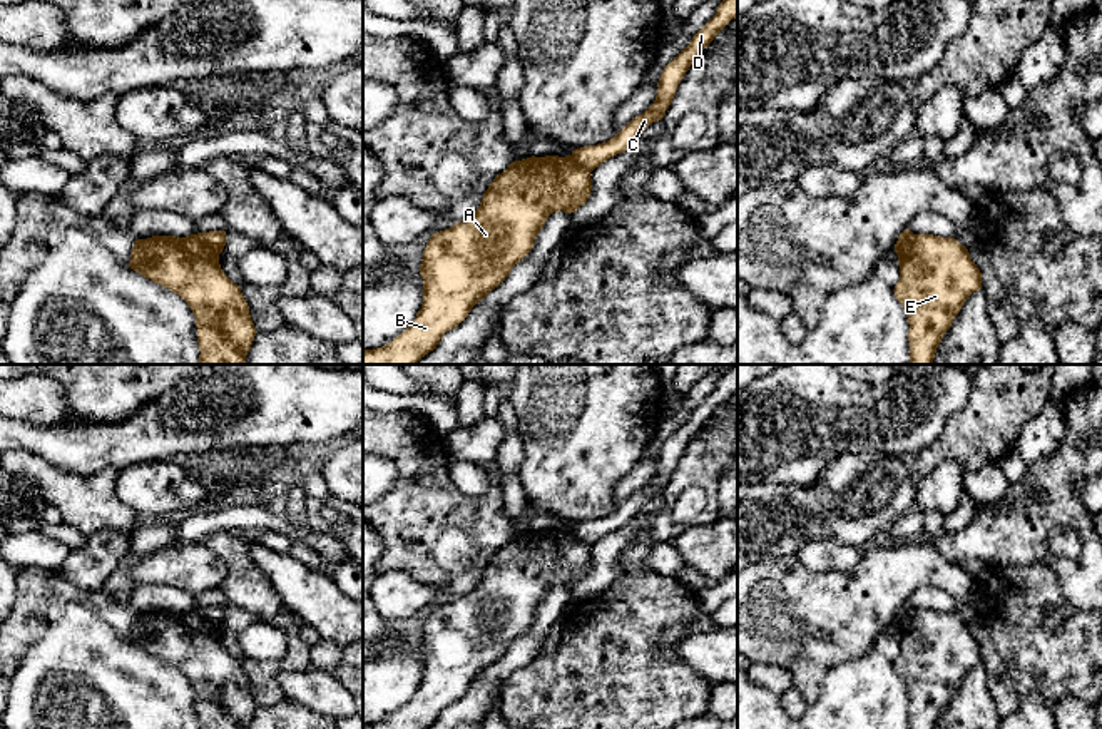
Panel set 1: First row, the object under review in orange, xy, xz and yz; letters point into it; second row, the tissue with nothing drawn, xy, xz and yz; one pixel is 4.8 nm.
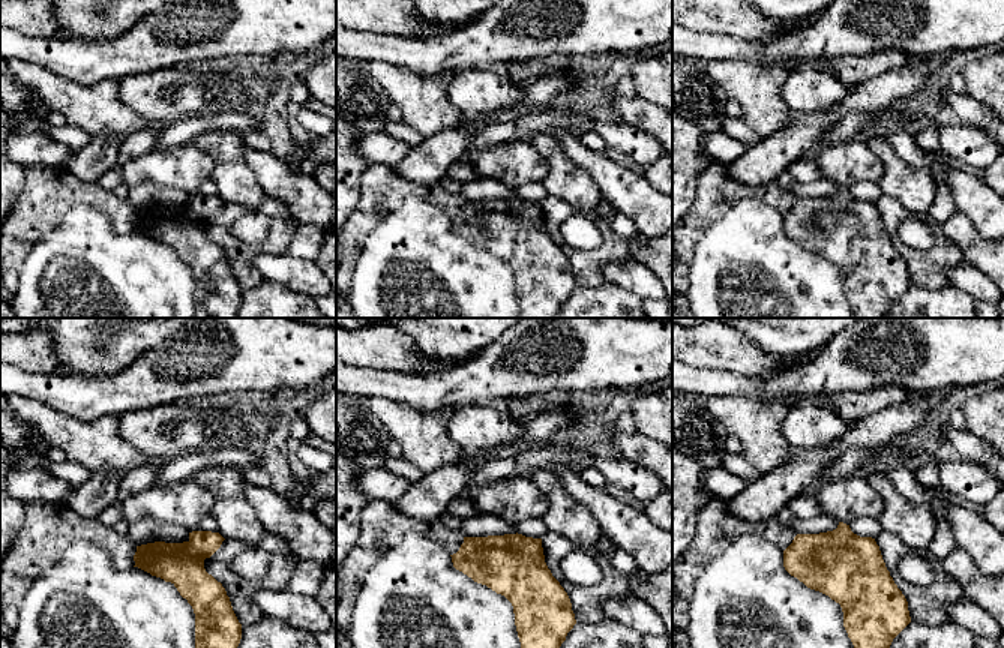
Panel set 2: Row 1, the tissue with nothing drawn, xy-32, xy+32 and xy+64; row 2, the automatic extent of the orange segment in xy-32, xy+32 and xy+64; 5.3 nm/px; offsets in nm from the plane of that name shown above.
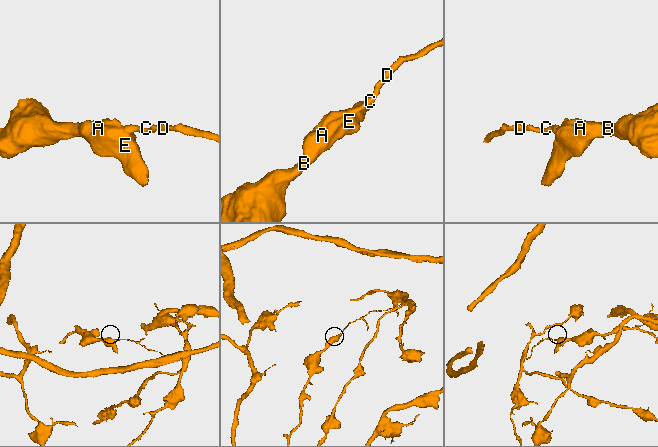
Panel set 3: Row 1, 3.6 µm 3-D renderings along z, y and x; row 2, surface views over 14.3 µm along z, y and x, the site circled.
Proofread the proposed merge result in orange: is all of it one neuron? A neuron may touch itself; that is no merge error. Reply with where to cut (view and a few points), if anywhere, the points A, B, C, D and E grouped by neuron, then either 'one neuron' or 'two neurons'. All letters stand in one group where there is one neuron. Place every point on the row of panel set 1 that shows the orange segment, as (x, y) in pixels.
cut in xy along (198, 233), (218, 254); A B E / C D; two neurons

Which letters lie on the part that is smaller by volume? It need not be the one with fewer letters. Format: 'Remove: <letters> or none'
Remove: C, D

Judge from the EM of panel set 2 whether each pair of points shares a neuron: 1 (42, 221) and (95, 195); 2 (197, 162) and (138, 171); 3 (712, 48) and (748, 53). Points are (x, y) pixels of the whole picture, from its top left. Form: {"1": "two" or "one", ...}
{"1": "one", "2": "one", "3": "one"}

